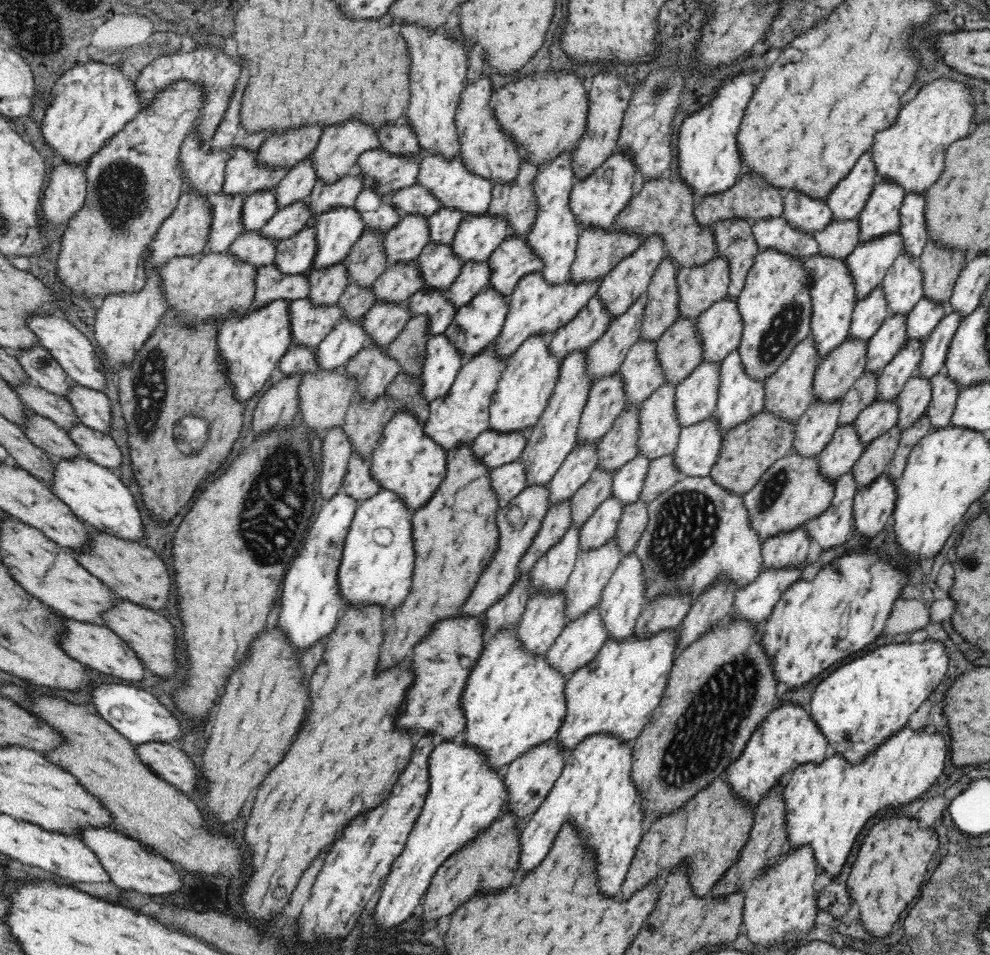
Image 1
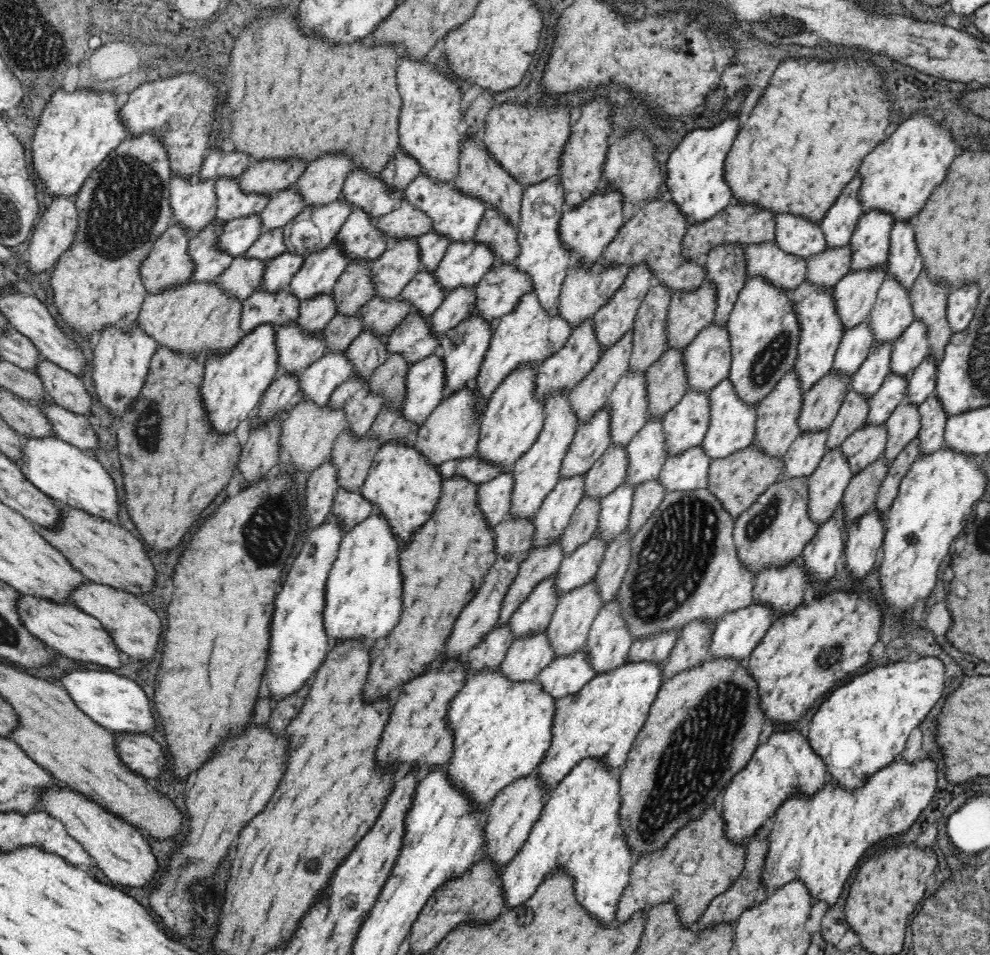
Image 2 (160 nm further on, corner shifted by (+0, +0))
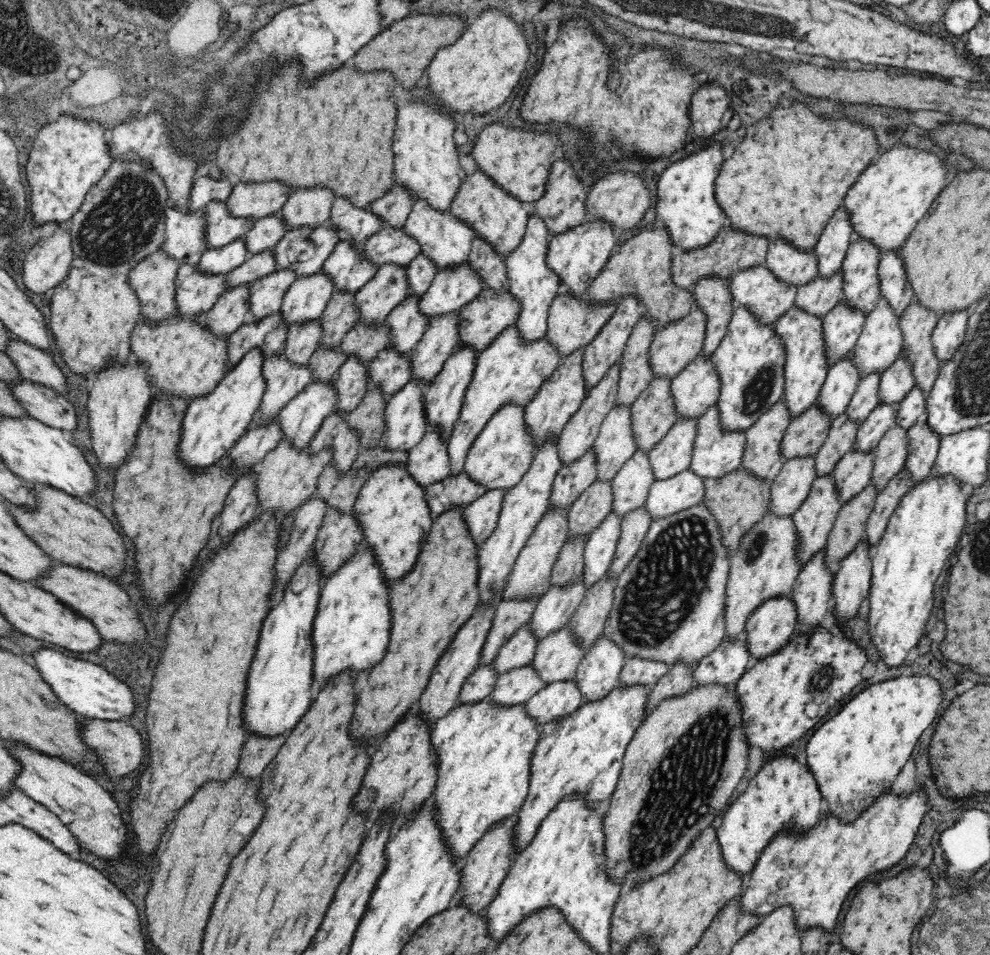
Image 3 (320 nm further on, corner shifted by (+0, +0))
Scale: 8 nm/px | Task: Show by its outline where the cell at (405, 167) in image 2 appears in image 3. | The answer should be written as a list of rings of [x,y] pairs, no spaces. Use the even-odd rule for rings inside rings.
[[[394,185],[382,198],[375,200],[370,211],[382,221],[382,227],[404,228],[413,202],[408,191]]]

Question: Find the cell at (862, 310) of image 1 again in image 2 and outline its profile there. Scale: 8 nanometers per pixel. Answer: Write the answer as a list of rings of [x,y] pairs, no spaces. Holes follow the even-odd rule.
[[[864,322],[857,327],[846,331],[839,342],[831,372],[838,377],[852,378],[860,365],[872,352],[872,331],[868,323]]]

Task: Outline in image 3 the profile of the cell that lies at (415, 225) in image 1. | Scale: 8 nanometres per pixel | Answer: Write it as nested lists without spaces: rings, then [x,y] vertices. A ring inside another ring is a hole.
[[[385,264],[353,296],[358,324],[375,329],[385,323],[392,310],[407,298],[406,270],[406,267]]]

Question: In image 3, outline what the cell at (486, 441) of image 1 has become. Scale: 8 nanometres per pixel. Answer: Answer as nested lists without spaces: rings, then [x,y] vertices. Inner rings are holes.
[[[464,470],[455,477],[446,477],[428,485],[424,496],[433,520],[452,510],[466,510],[478,497],[486,492],[480,484],[470,480]]]

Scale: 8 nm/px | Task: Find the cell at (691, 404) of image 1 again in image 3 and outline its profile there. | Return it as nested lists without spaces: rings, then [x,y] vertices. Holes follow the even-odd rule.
[[[675,421],[664,438],[649,452],[648,461],[654,481],[663,481],[689,468],[697,422]]]

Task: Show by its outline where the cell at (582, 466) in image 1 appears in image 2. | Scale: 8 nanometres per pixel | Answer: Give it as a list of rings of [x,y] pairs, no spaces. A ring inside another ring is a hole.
[[[580,475],[559,479],[533,520],[534,537],[530,552],[554,546],[561,540],[574,510],[583,498],[584,482],[585,477]]]

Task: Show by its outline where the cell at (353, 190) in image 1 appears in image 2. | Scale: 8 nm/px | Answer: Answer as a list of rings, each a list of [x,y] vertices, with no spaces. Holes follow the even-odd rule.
[[[341,199],[317,209],[304,207],[303,211],[296,218],[293,218],[282,227],[282,241],[284,241],[284,246],[287,248],[285,252],[300,255],[305,260],[312,253],[327,249],[334,242],[341,226],[353,211],[352,206]]]

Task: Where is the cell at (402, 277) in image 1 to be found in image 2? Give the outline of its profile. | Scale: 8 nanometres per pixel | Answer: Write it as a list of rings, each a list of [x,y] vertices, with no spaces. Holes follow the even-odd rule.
[[[378,295],[371,298],[360,310],[359,318],[362,331],[370,331],[376,337],[386,338],[396,327],[402,324],[407,314],[412,311],[410,303],[399,297],[394,300],[382,301]]]

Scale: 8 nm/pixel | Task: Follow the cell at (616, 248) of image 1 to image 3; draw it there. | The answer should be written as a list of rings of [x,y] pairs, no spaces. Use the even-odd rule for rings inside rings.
[[[560,291],[549,309],[545,338],[558,351],[558,357],[561,360],[564,360],[573,352],[580,349],[584,350],[585,346],[589,345],[599,335],[599,332],[617,310],[616,303],[610,303],[609,305],[602,306],[602,308],[593,308],[590,305],[590,301],[578,299],[574,295],[570,295],[570,293]]]

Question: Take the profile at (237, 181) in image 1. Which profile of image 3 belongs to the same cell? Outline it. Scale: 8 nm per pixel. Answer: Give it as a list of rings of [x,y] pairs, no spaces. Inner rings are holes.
[[[212,201],[205,206],[204,241],[208,249],[222,248],[242,237],[254,226],[254,218],[240,219],[230,215],[225,202]]]

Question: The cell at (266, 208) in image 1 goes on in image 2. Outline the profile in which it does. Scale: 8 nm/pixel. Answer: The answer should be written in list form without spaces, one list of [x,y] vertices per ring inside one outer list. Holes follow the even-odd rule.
[[[259,214],[231,220],[223,226],[216,249],[235,259],[244,255],[262,233]]]

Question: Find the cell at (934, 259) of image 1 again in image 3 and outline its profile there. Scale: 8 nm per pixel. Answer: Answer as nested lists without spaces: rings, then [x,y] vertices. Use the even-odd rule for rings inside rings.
[[[918,301],[910,303],[906,314],[899,318],[902,331],[900,357],[912,367],[914,386],[928,395],[939,375],[940,363],[934,357],[932,331],[938,322],[938,315],[922,306]]]

